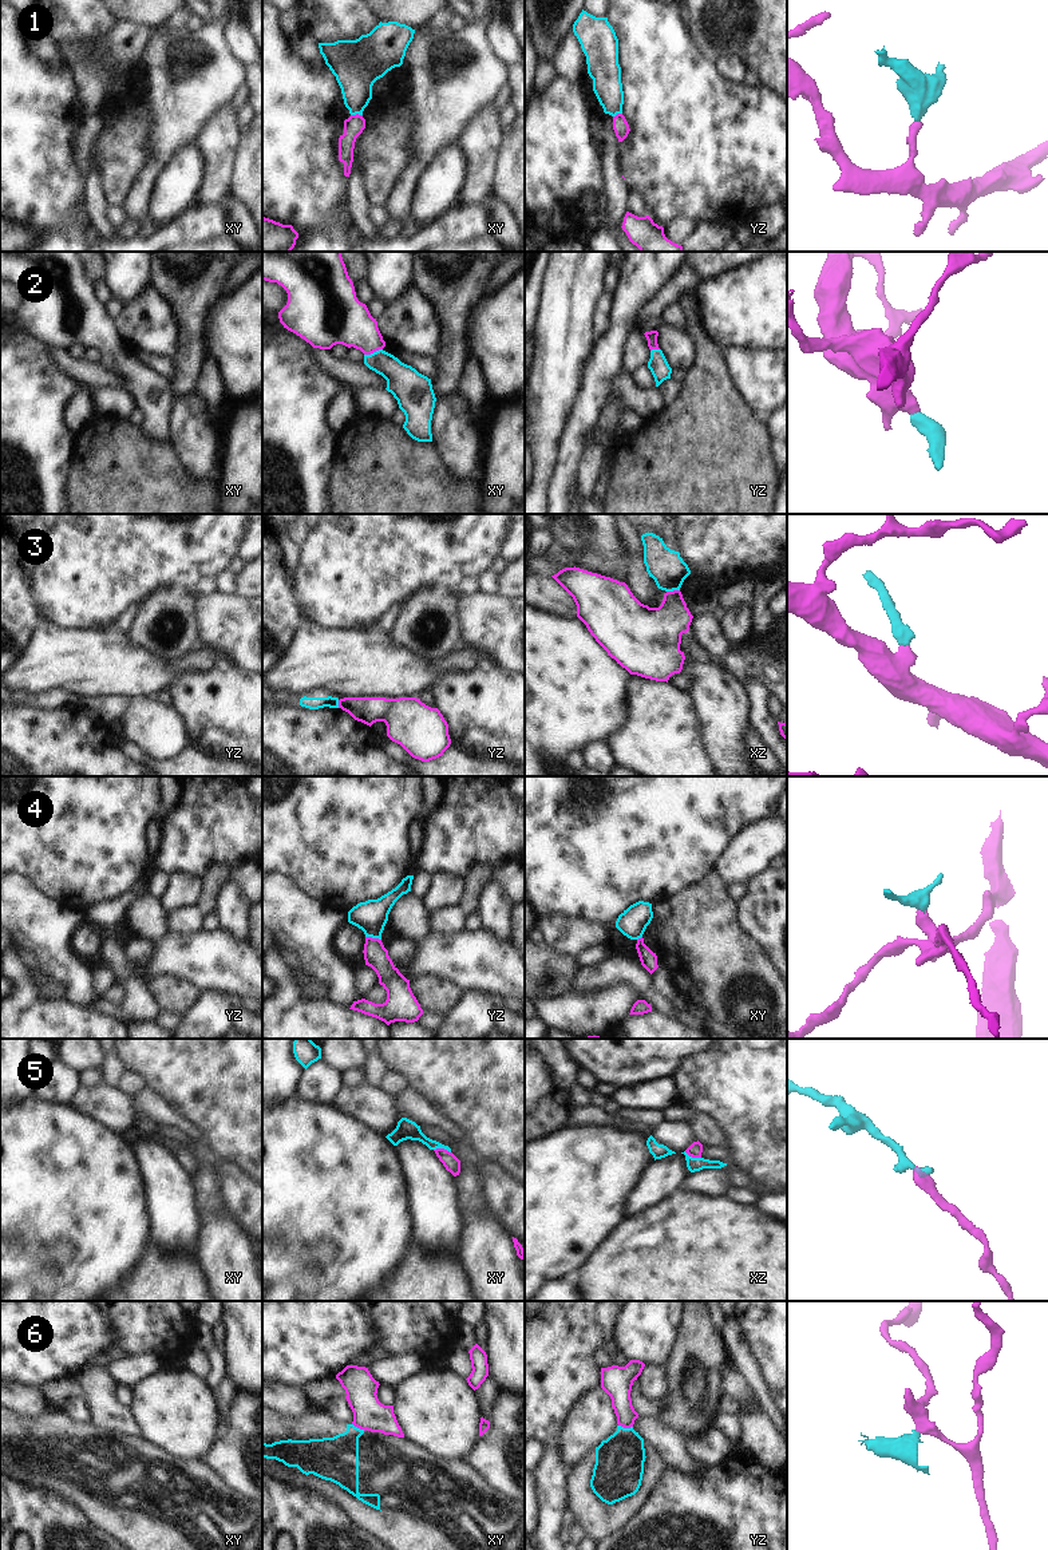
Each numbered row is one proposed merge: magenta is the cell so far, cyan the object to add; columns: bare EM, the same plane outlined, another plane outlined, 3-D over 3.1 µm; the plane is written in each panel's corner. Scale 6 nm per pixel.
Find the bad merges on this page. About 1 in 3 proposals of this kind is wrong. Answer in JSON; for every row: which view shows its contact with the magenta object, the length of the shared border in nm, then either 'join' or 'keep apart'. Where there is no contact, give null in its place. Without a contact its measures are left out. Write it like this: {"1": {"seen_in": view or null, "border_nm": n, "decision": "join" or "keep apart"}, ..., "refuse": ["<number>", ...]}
{"1": {"seen_in": "xy", "border_nm": 70, "decision": "keep apart"}, "2": {"seen_in": "xy", "border_nm": 120, "decision": "join"}, "3": {"seen_in": "xz", "border_nm": 80, "decision": "keep apart"}, "4": {"seen_in": "yz", "border_nm": 100, "decision": "join"}, "5": {"seen_in": "xy", "border_nm": 110, "decision": "join"}, "6": {"seen_in": "yz", "border_nm": 90, "decision": "keep apart"}, "refuse": ["1", "3", "6"]}

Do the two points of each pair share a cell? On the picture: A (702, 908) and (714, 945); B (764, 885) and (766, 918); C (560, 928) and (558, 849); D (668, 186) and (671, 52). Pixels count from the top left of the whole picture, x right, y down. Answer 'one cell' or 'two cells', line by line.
A: one cell
B: one cell
C: two cells
D: one cell

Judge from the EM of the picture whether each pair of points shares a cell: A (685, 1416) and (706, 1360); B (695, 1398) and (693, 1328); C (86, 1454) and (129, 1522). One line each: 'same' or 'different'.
A: same
B: same
C: same

